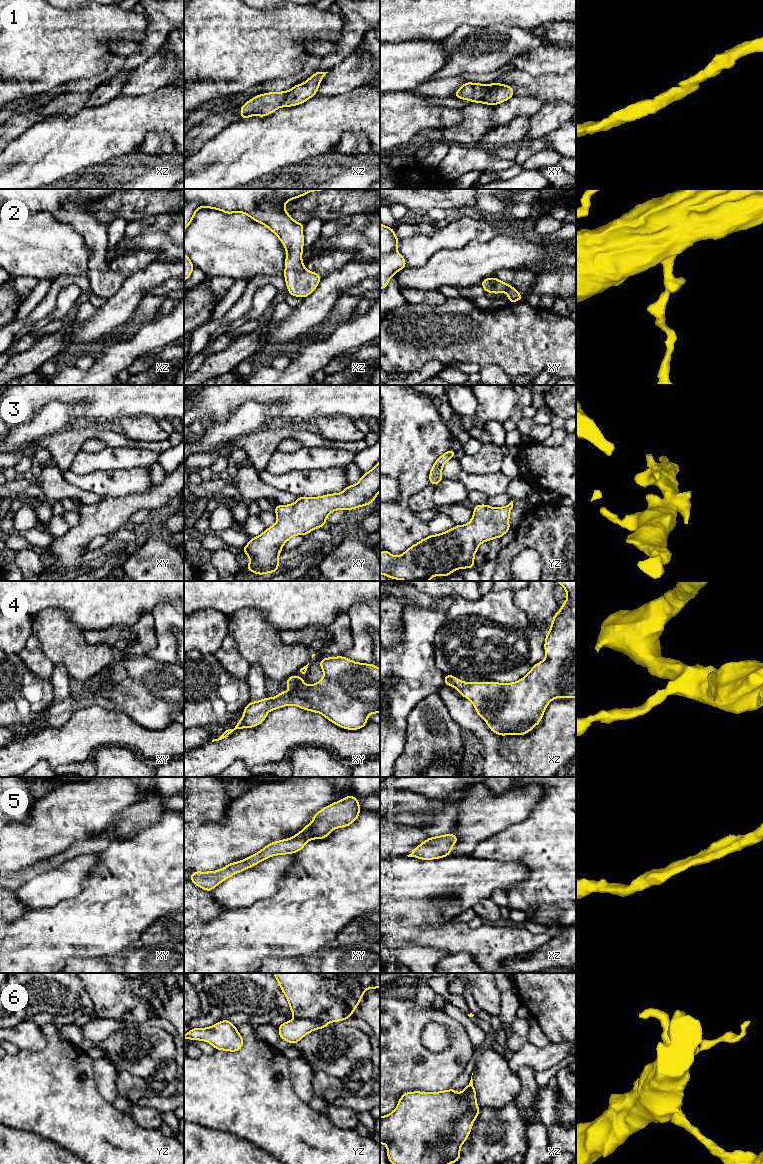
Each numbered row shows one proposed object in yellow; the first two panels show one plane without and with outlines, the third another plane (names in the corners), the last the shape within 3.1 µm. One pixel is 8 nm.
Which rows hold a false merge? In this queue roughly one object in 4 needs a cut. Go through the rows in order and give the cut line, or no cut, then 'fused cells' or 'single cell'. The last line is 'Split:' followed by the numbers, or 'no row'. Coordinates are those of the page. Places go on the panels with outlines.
1: cut none; single cell
2: cut none; single cell
3: cut none; single cell
4: cut none; single cell
5: cut none; single cell
6: cut yz (295, 1017), (318, 1020), (325, 1025); fused cells
Split: 6

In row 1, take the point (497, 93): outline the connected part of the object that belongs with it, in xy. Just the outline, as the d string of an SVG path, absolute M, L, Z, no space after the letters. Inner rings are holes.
M465 82L454 94L455 98L495 106L514 96L513 88L506 84L480 84Z

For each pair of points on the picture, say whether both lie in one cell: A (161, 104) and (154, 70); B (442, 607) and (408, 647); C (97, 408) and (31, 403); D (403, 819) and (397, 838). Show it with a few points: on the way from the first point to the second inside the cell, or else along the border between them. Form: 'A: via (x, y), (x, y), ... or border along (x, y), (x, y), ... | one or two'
A: border along (165, 85), (146, 94), (136, 96) | two
B: via (432, 617), (419, 630), (418, 637) | one
C: via (82, 395), (48, 395) | one
D: border along (390, 818), (396, 824), (416, 825), (424, 830) | two

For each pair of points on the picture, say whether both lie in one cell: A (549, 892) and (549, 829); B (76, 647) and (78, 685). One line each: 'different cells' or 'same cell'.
A: same cell
B: different cells

